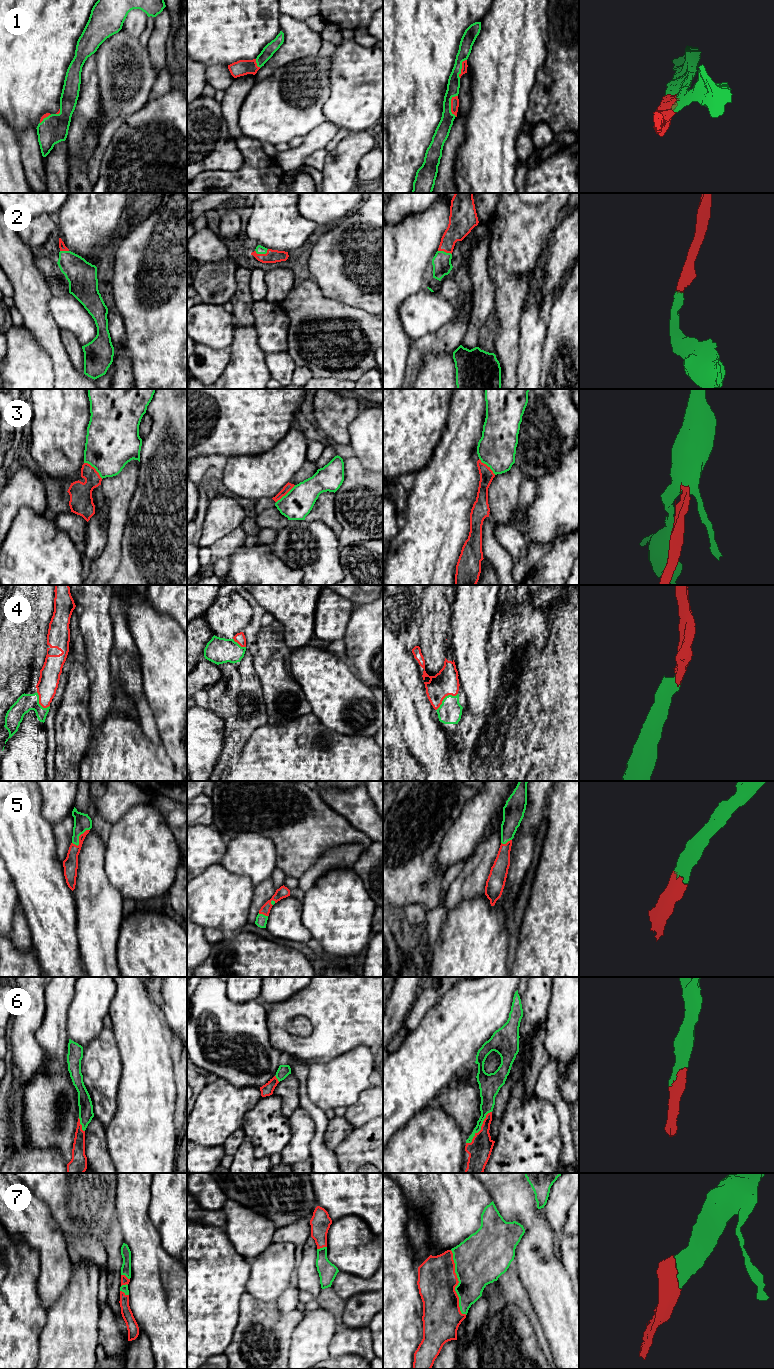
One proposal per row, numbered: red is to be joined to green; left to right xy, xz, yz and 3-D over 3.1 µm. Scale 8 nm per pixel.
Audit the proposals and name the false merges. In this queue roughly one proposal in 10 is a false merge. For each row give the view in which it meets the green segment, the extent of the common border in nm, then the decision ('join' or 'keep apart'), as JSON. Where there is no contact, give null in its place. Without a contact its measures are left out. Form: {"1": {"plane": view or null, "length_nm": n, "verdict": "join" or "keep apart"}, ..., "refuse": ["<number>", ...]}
{"1": {"plane": "yz", "length_nm": 180, "verdict": "join"}, "2": {"plane": "xz", "length_nm": 110, "verdict": "join"}, "3": {"plane": "xy", "length_nm": 200, "verdict": "keep apart"}, "4": {"plane": "yz", "length_nm": 220, "verdict": "join"}, "5": {"plane": "xy", "length_nm": 180, "verdict": "join"}, "6": {"plane": "yz", "length_nm": 340, "verdict": "join"}, "7": {"plane": "yz", "length_nm": 550, "verdict": "join"}, "refuse": ["3"]}

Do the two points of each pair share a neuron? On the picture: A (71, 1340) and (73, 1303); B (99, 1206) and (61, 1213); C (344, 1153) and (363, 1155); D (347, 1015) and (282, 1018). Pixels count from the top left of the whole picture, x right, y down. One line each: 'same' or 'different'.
A: same
B: same
C: same
D: same

